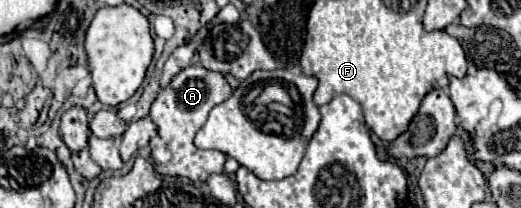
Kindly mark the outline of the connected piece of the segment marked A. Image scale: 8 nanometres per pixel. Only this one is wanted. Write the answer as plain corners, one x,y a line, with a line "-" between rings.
189,65
179,75
173,77
173,81
159,91
157,99
151,105
151,119
159,127
157,139
151,139
151,157
155,163
155,169
161,175
175,175
175,177
187,177
191,181
205,181
213,173
223,173
223,165
227,155
221,151
205,151
197,149
193,145
195,133
203,127
207,121
209,111
227,101
231,97
233,89
229,87
227,79
217,73
209,71
203,65

